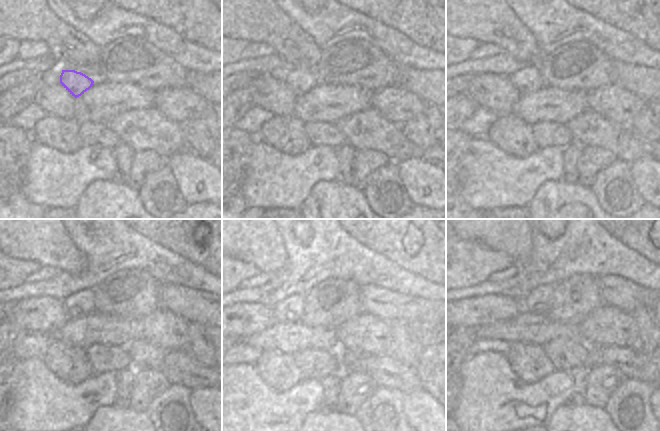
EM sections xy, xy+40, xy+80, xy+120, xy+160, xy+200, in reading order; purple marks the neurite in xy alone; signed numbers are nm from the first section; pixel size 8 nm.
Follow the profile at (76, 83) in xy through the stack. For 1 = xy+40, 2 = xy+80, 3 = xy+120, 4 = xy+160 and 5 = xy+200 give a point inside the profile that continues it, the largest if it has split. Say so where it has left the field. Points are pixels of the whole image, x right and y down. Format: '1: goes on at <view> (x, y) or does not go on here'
1: goes on at xy+40 (300, 82)
2: goes on at xy+80 (529, 79)
3: goes on at xy+120 (82, 303)
4: goes on at xy+160 (288, 311)
5: goes on at xy+200 (539, 300)

